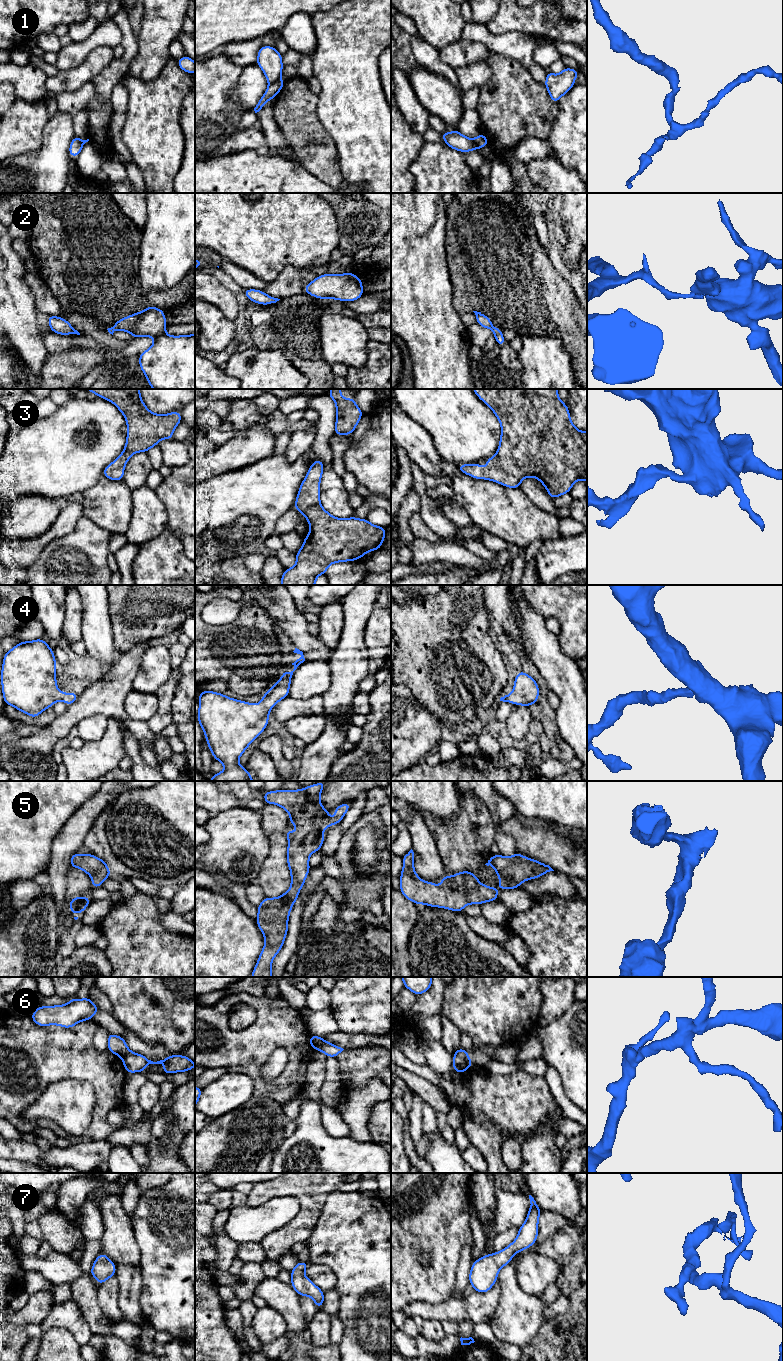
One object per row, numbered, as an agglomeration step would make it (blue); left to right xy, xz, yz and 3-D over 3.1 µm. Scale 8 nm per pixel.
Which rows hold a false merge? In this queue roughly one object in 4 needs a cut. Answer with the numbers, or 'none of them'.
1, 2, 6

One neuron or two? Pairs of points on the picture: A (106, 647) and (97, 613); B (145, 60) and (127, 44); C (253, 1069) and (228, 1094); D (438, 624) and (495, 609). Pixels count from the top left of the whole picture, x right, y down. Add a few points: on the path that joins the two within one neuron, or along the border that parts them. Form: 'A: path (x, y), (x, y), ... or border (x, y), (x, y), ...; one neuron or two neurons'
A: path (98, 639), (97, 621); one neuron
B: border (137, 38), (137, 53), (133, 57), (127, 73); two neurons
C: border (229, 1071), (246, 1074), (253, 1082), (253, 1095); two neurons
D: border (483, 595), (485, 607), (489, 614); two neurons

